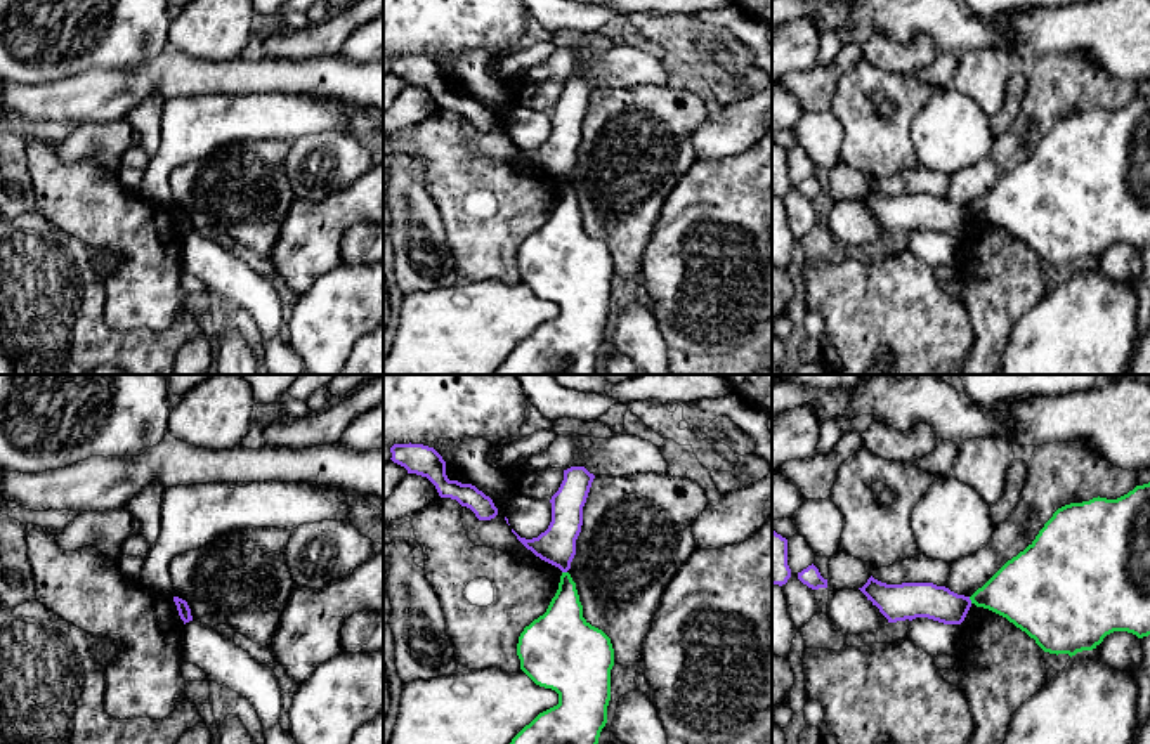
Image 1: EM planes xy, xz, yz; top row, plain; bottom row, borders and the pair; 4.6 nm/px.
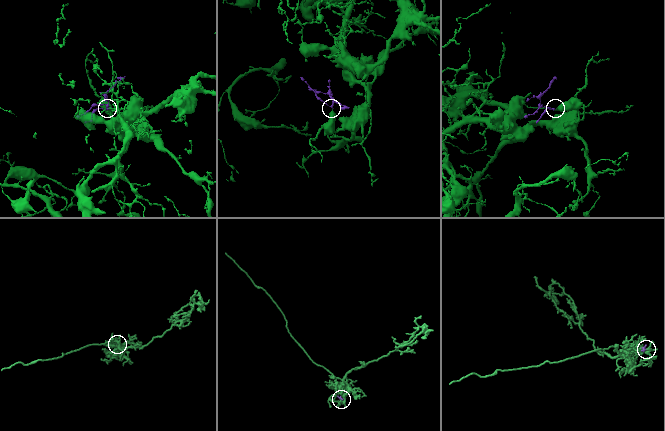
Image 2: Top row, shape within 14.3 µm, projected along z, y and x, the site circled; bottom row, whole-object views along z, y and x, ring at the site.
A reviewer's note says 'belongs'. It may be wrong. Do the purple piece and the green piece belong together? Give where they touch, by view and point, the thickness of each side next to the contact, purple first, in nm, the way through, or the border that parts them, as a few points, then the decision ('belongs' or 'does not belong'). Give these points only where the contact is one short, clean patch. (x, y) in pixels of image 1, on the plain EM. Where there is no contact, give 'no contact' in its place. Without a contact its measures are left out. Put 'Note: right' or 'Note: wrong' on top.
Note: wrong
meets purple in yz at (970, 212); 160 nm thick on the purple side, 300 nm on the other; border along yz (968, 208), (972, 214); does not belong

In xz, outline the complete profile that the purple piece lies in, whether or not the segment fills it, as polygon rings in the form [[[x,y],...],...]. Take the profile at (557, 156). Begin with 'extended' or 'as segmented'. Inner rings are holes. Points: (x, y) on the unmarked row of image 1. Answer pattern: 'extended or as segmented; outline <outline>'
as segmented; outline [[[571,78],[571,80],[564,82],[564,92],[559,99],[559,102],[550,111],[552,134],[550,134],[548,140],[533,151],[520,149],[512,140],[512,144],[527,161],[531,161],[541,172],[559,179],[562,184],[567,184],[571,180],[571,173],[576,166],[576,151],[578,151],[578,147],[581,144],[581,137],[583,137],[583,118],[586,114],[593,90],[595,90],[595,87],[590,85],[585,78]]]

